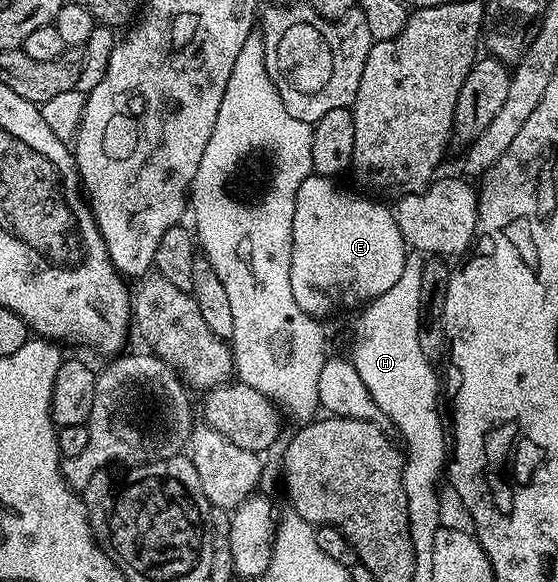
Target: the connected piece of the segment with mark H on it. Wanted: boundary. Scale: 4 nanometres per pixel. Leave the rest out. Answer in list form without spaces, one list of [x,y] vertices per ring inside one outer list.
[[[407,251],[404,260],[404,269],[400,272],[399,280],[388,288],[387,292],[367,303],[354,326],[354,342],[350,359],[355,366],[362,382],[370,392],[372,400],[378,408],[384,410],[391,425],[414,426],[414,460],[408,470],[412,472],[410,486],[413,492],[410,496],[409,506],[409,534],[412,536],[413,552],[418,546],[433,546],[434,534],[441,526],[440,506],[438,492],[440,481],[443,479],[448,464],[448,434],[444,432],[444,424],[438,408],[438,376],[433,368],[433,361],[424,355],[419,340],[419,308],[420,308],[420,279],[423,271],[425,257],[421,251]]]

